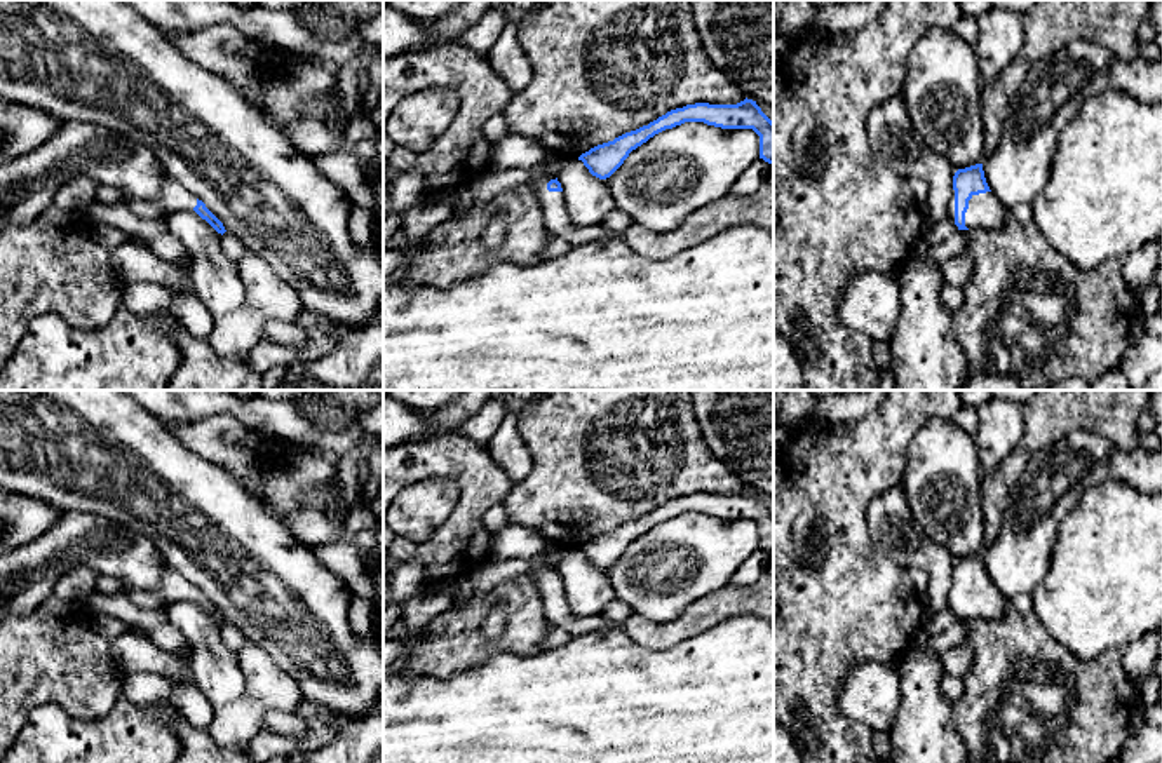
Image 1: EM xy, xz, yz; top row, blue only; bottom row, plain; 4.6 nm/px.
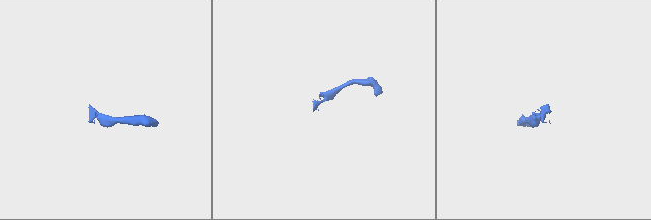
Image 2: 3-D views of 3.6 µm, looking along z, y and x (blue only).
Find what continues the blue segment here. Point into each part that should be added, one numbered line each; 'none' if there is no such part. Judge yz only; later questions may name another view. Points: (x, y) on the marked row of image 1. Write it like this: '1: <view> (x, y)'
1: yz (985, 211)

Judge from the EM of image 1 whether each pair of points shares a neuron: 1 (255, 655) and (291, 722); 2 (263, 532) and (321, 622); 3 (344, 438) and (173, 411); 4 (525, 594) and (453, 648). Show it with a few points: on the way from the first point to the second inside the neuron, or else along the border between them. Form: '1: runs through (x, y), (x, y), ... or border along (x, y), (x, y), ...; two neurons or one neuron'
1: border along (291, 711), (269, 711), (260, 727); two neurons
2: runs through (263, 554), (263, 565), (298, 600); one neuron
3: border along (183, 408), (192, 420); two neurons
4: runs through (504, 594), (492, 598), (462, 627); one neuron

